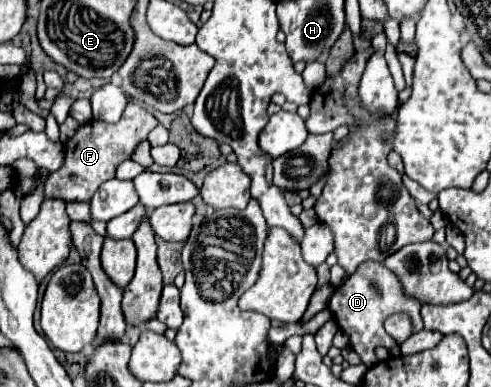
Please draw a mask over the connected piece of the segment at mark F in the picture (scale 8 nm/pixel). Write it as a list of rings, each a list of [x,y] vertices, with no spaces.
[[[129,100],[119,122],[107,124],[101,120],[91,120],[79,126],[75,136],[65,144],[65,164],[57,172],[51,172],[45,182],[45,198],[63,198],[67,202],[91,202],[91,196],[97,192],[97,188],[109,178],[115,178],[115,168],[123,160],[129,160],[133,156],[137,144],[147,140],[149,132],[157,124],[159,122],[151,112]]]

